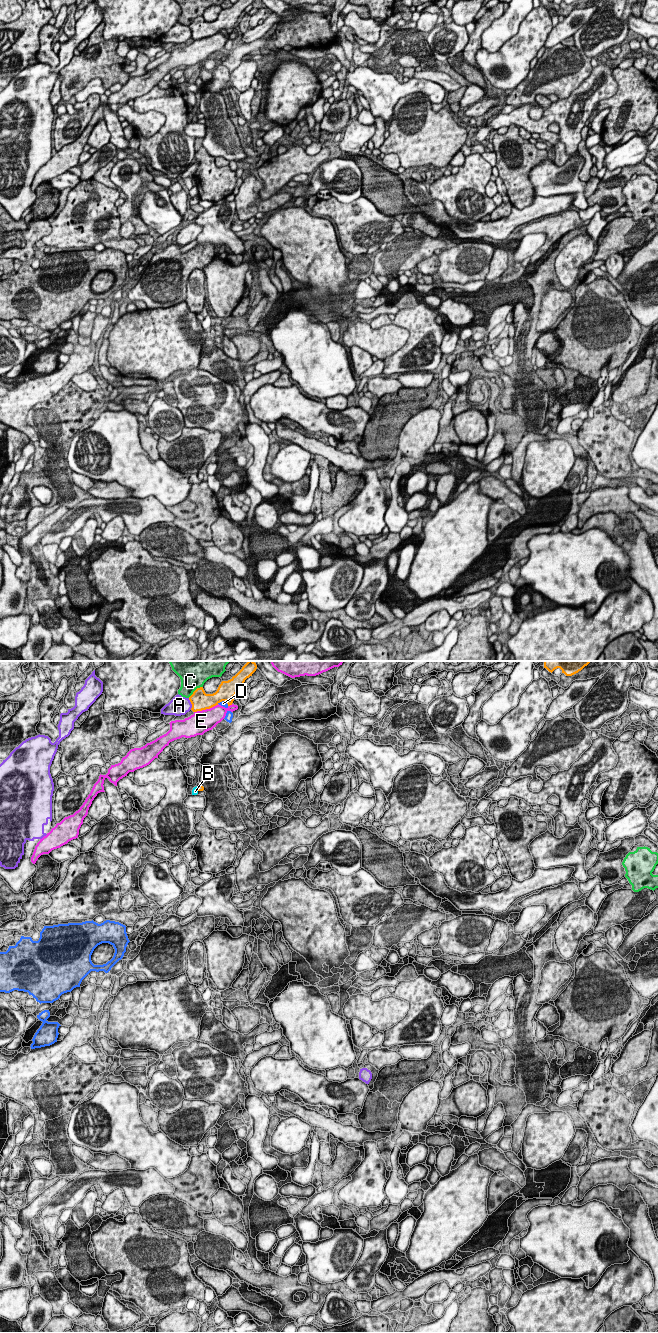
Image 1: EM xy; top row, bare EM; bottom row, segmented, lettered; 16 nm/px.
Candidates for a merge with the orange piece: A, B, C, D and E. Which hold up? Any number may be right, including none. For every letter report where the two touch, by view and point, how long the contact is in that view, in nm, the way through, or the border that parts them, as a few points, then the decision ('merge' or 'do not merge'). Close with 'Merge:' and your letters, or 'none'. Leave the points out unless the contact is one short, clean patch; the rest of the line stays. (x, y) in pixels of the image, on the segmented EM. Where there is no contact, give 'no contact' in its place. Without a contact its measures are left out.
A: xy (191, 703) | 200 nm | do not merge
B: xy (197, 788) | 70 nm | along xy (196, 787), (198, 790) | do not merge
C: xy (195, 690) | 300 nm | do not merge
D: xy (223, 700) | 190 nm | do not merge
E: xy (206, 708) | 420 nm | do not merge
Merge: none

